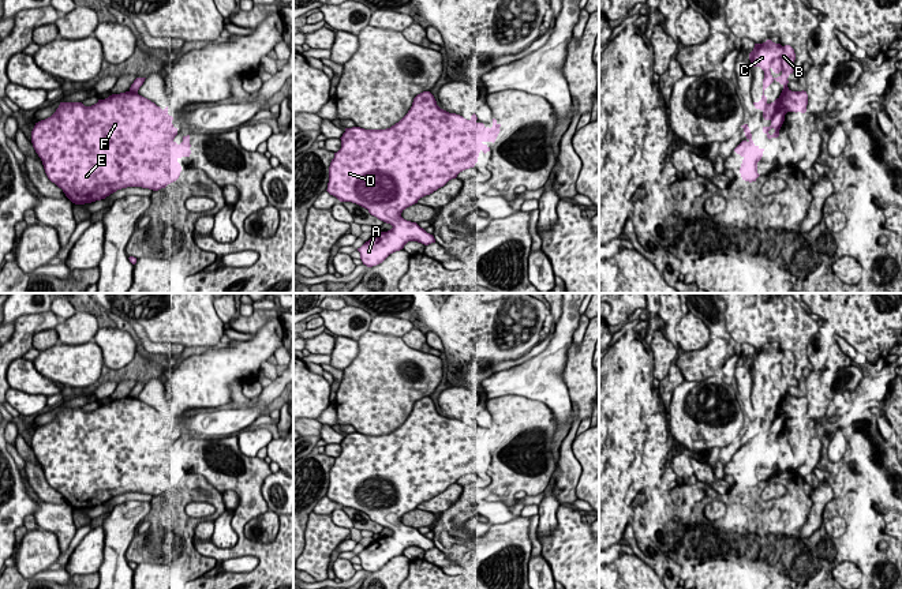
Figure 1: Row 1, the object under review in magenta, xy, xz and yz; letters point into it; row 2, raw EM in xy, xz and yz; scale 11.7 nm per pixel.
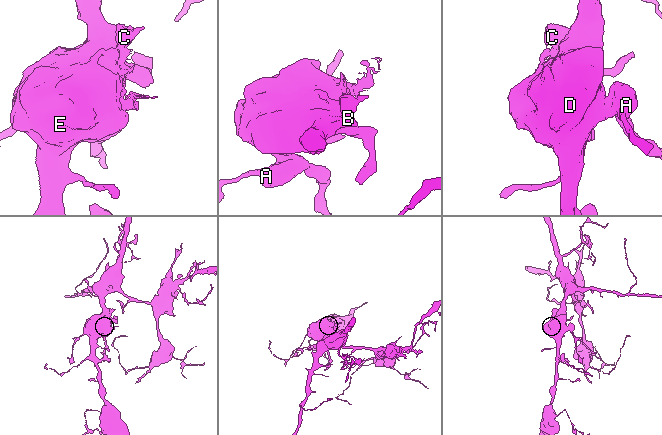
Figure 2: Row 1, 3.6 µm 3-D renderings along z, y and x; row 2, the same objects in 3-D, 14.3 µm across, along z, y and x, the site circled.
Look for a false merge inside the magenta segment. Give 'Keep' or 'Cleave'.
Cleave

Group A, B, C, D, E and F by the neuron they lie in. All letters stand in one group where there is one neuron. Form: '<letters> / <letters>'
A B D E F / C

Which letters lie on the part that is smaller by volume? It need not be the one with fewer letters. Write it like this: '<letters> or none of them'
C

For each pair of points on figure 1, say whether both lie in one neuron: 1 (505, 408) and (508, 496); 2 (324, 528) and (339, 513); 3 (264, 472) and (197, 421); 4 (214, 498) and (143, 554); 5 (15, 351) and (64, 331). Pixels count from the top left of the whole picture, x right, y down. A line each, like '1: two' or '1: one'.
1: one
2: two
3: two
4: one
5: two

